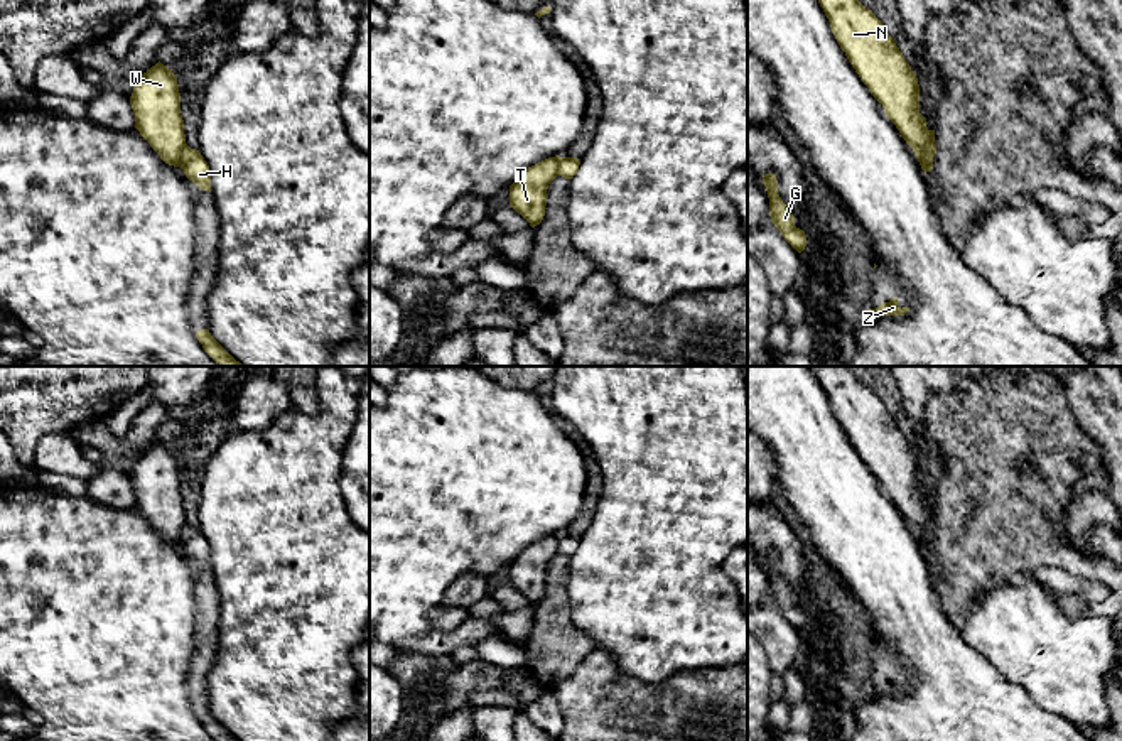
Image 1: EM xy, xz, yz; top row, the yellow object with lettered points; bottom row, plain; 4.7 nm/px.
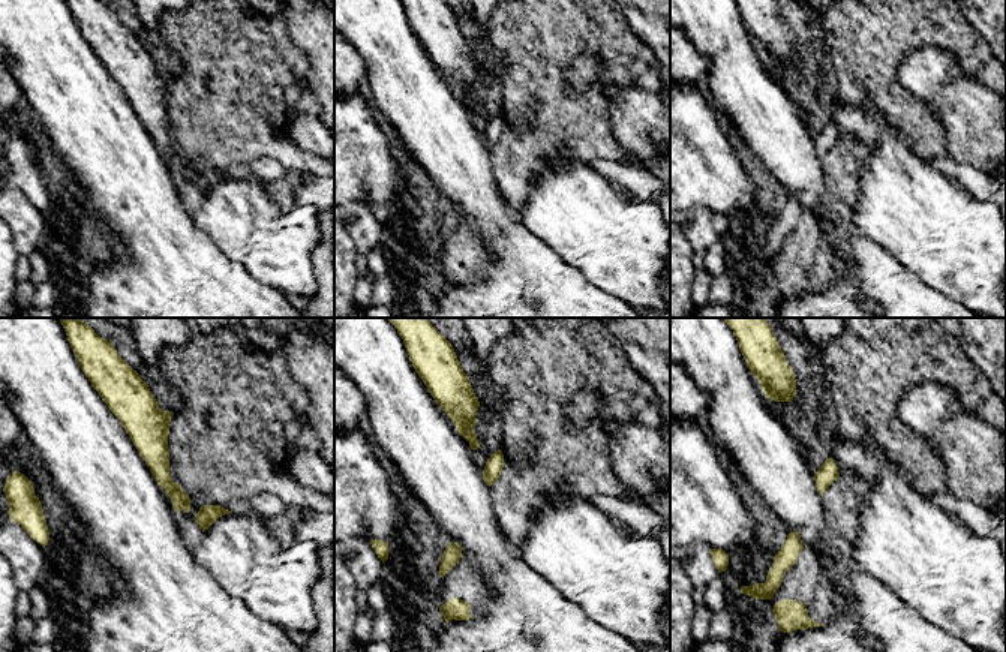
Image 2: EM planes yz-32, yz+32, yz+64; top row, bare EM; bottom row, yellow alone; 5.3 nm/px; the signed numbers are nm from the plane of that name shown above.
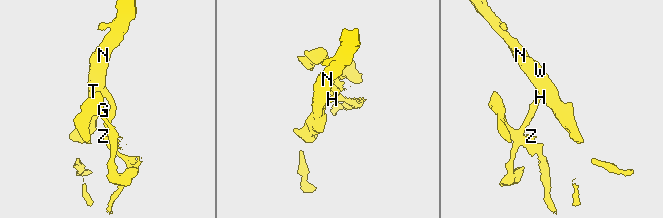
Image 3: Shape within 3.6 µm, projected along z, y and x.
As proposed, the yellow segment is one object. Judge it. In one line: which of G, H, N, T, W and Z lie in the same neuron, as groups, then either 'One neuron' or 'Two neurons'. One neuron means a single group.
Groups: G H Z / N T W. Two neurons

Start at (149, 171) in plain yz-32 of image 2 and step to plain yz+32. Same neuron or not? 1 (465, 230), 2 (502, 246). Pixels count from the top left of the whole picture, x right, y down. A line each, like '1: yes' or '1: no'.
1: no
2: yes

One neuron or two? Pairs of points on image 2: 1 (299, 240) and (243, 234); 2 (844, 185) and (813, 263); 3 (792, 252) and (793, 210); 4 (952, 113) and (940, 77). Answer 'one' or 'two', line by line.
1: one
2: one
3: one
4: one

